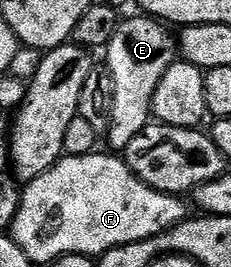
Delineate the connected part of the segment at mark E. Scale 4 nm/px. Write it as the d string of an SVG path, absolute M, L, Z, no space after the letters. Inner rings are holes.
M125 16L106 47L106 68L112 74L112 110L108 113L106 136L107 148L112 151L130 147L134 135L148 126L152 117L154 91L158 89L162 75L166 75L168 68L178 59L178 41L171 33L173 30L157 18L139 16Z

